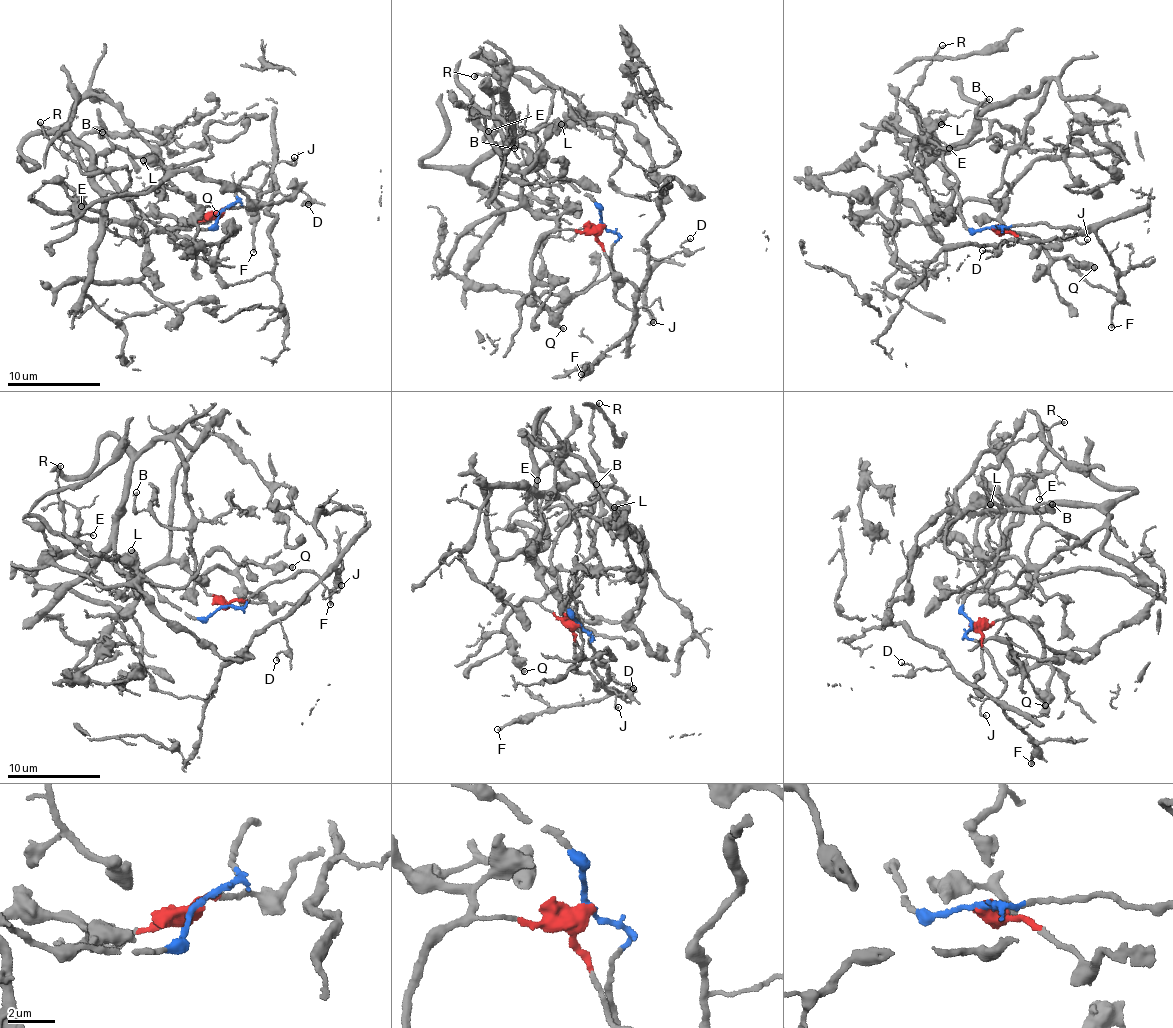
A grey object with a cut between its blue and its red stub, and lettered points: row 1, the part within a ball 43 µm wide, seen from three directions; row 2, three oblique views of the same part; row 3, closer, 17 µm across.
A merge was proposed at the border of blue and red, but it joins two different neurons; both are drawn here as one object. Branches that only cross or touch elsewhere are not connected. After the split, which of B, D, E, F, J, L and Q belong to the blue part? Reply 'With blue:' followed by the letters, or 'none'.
With blue: D, F, J

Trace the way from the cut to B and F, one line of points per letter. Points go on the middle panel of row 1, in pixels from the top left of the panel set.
B: (601, 224), (534, 213), (523, 174), (536, 151), (517, 124), (470, 178), (547, 198), (513, 149)
F: (601, 224), (617, 235), (611, 255), (613, 297), (633, 311), (633, 322), (630, 331), (580, 374)

